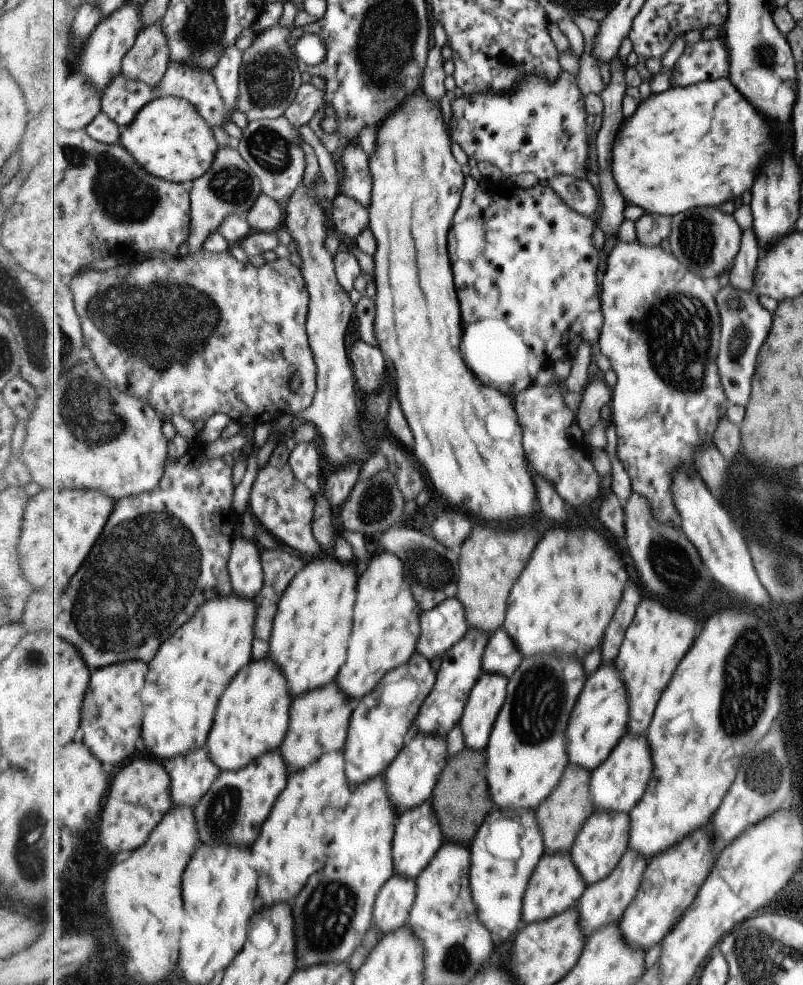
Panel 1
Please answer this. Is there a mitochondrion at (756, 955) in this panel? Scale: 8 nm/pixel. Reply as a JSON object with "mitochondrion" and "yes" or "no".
{"mitochondrion":"yes"}

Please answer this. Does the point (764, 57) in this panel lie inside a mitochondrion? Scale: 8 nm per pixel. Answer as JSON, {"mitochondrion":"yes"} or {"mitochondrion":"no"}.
{"mitochondrion":"yes"}

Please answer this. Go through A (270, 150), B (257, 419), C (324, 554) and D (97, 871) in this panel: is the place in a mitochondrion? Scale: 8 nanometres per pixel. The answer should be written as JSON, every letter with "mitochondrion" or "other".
{"A":"mitochondrion","B":"other","C":"other","D":"other"}

